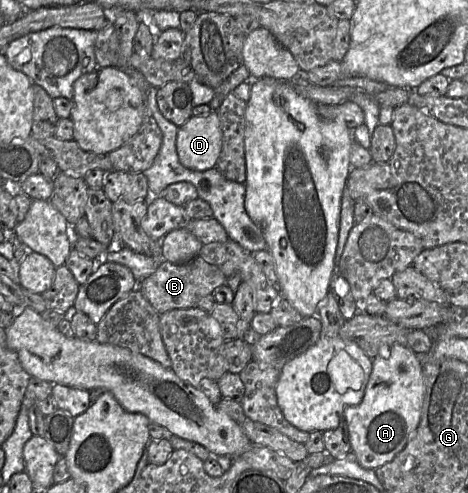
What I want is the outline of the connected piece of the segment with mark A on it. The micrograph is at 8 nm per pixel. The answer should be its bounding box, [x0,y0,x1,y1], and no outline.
[344,345,425,469]

